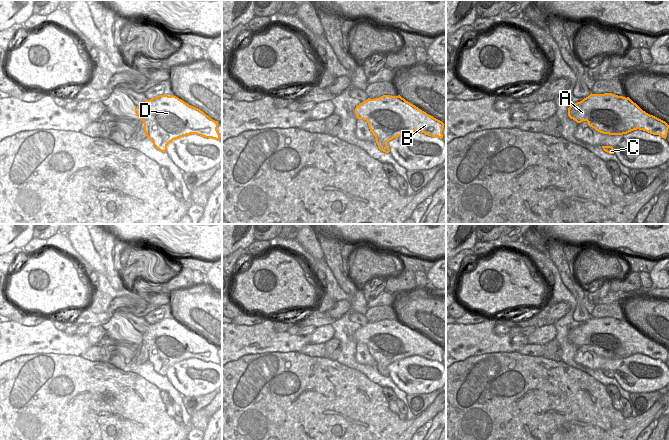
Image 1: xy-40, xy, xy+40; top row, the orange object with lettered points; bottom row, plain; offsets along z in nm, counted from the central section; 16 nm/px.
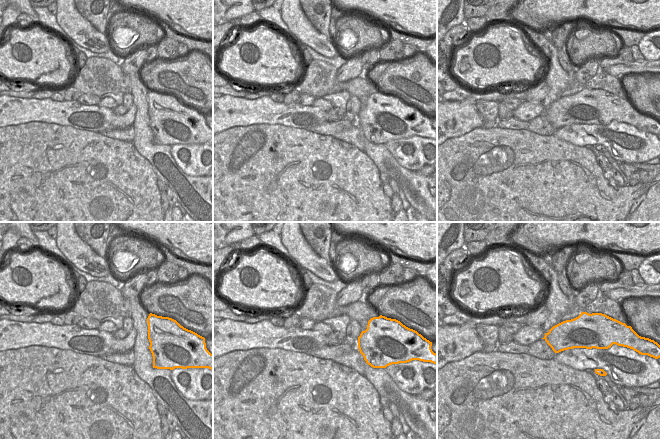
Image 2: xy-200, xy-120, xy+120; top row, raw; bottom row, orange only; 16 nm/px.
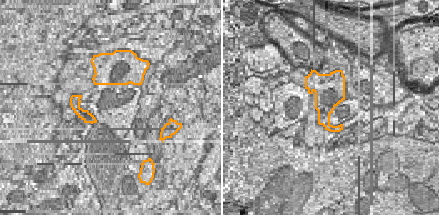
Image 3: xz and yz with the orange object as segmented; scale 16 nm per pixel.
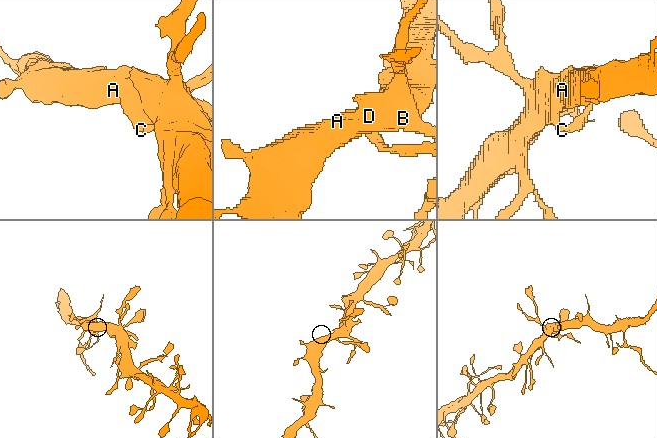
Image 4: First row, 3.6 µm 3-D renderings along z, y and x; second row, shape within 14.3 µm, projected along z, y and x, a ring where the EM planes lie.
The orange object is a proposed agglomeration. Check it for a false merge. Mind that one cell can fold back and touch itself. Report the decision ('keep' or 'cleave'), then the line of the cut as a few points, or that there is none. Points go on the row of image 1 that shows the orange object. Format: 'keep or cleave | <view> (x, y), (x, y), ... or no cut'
keep | no cut

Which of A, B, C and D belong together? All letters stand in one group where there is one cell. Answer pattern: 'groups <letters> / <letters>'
groups A B C D

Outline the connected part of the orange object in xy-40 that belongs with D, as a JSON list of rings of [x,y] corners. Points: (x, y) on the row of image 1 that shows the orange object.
[[[174,95],[145,100],[135,113],[144,124],[145,136],[161,152],[173,140],[190,134],[220,140],[218,121]]]

